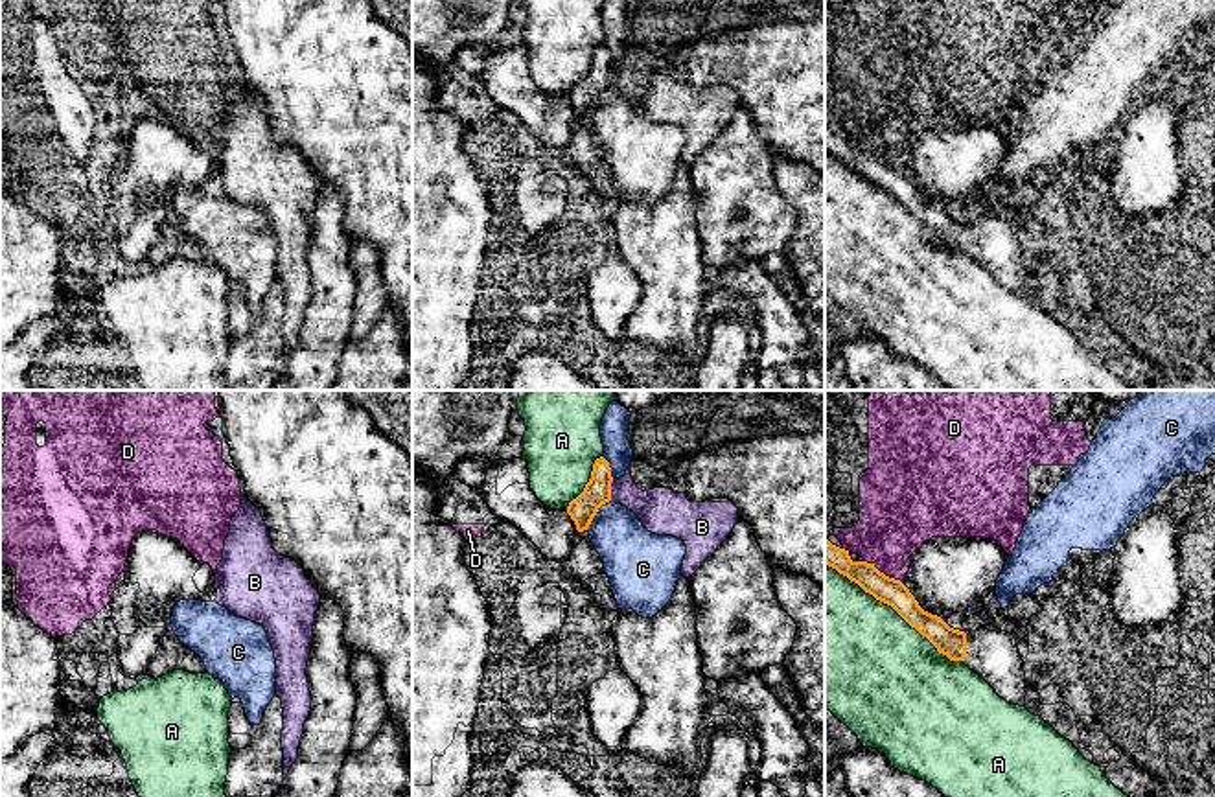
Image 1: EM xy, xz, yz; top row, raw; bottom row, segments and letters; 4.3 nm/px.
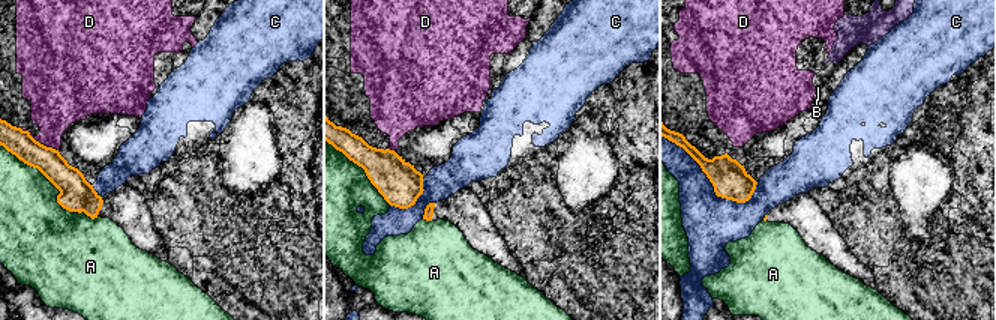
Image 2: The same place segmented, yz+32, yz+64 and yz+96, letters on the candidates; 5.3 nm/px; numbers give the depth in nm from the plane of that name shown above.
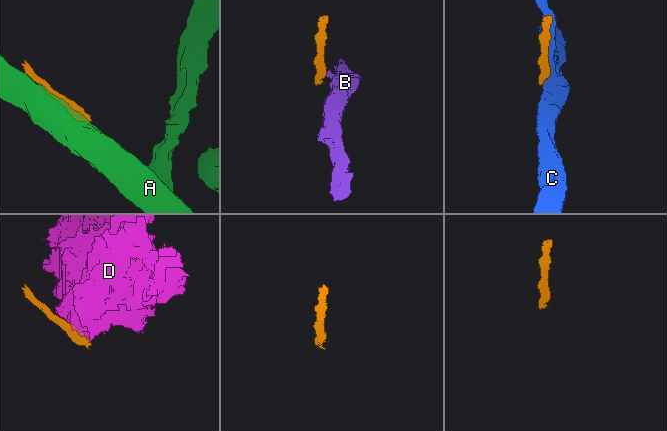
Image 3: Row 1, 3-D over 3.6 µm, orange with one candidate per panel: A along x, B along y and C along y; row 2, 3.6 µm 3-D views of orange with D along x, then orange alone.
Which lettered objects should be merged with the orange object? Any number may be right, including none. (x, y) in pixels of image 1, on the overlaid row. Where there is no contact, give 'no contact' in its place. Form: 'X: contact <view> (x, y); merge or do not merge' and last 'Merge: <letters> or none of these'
A: contact yz (893, 608); do not merge
B: contact xz (610, 490); do not merge
C: contact xz (595, 514); do not merge
D: contact yz (882, 573); do not merge
Merge: none of these

